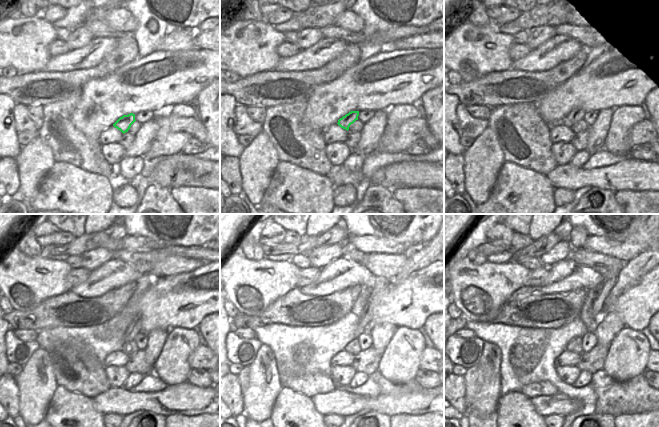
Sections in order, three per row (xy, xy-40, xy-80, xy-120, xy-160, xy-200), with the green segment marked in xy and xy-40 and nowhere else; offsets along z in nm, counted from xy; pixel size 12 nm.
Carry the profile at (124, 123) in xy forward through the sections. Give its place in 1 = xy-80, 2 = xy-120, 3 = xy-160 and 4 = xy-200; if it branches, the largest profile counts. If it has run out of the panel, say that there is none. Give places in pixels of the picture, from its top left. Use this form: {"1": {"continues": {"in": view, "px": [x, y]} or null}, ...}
{"1": {"continues": {"in": "xy-80", "px": [576, 114]}}, "2": {"continues": {"in": "xy-120", "px": [135, 327]}}, "3": {"continues": {"in": "xy-160", "px": [381, 283]}}, "4": {"continues": {"in": "xy-200", "px": [602, 291]}}}

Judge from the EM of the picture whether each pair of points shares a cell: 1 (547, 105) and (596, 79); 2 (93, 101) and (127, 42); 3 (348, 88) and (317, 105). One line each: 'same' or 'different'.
1: same
2: different
3: same

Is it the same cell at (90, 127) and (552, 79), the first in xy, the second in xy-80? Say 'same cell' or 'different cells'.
different cells

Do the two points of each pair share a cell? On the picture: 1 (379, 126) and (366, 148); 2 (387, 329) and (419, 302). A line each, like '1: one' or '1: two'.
1: one
2: two

